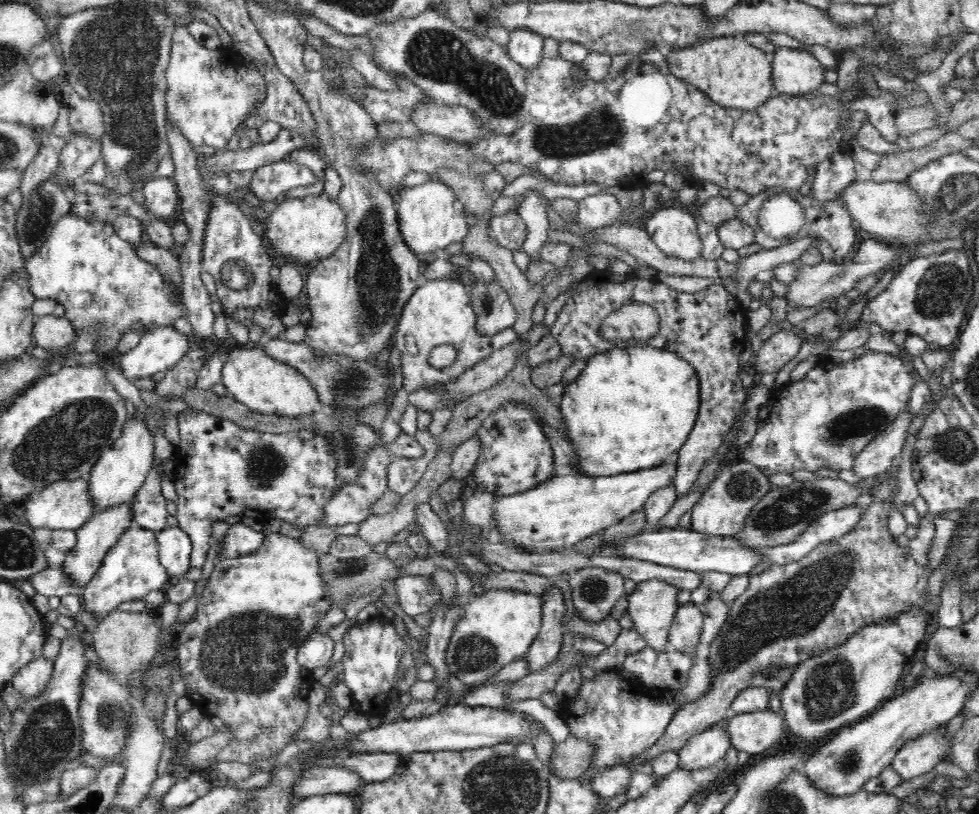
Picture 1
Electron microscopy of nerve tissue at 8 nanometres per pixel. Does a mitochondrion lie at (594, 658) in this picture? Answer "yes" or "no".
no

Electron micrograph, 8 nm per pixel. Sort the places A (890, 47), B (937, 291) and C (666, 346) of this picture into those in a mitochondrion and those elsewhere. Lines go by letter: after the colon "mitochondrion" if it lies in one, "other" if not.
A: other
B: mitochondrion
C: other

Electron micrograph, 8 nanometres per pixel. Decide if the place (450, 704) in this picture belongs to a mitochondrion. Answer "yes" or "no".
no

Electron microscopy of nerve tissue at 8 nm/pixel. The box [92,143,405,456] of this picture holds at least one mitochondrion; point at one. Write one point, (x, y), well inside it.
(349, 383)

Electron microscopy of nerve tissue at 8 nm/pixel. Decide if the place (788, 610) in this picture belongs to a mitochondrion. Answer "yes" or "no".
yes

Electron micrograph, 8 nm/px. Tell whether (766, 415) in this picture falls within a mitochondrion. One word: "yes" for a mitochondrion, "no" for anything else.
no

